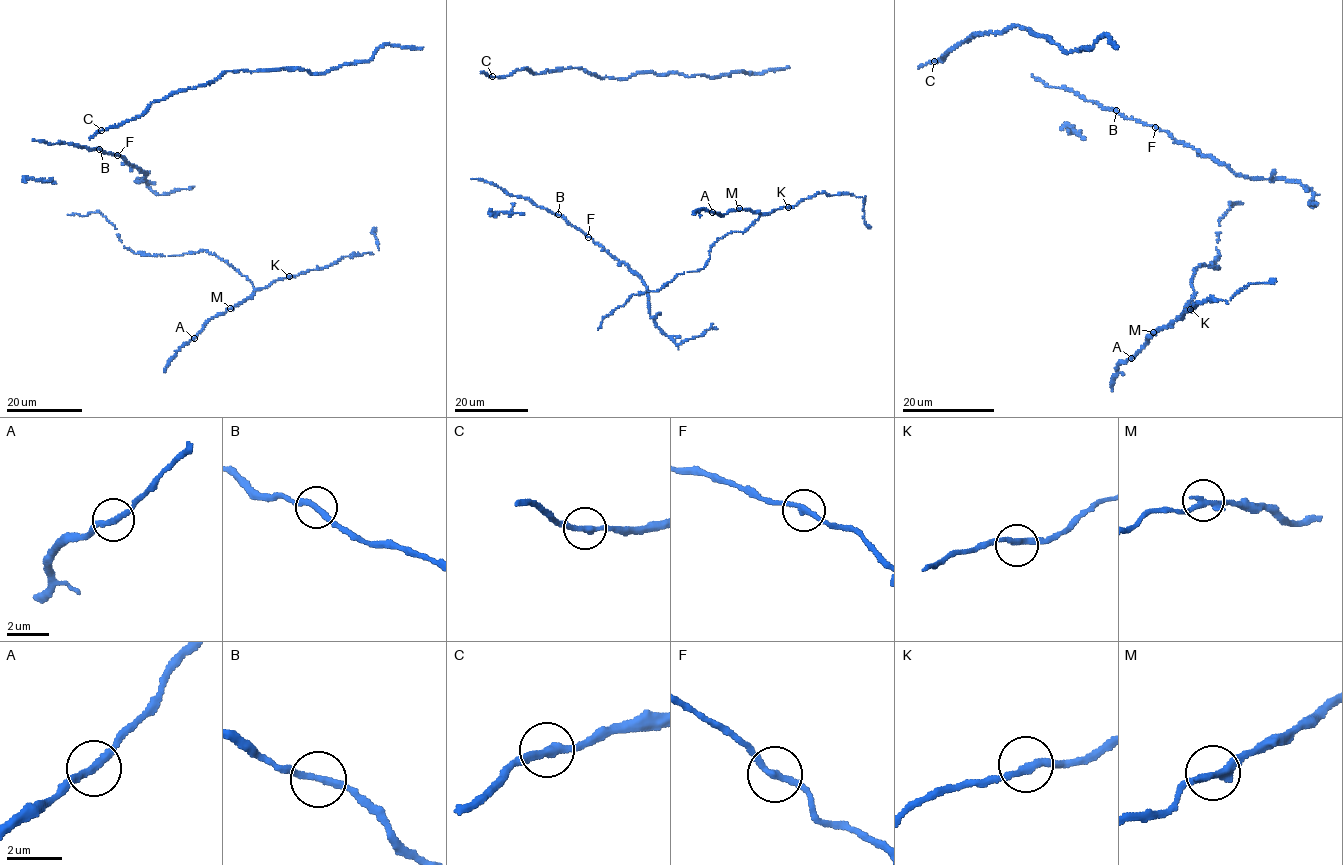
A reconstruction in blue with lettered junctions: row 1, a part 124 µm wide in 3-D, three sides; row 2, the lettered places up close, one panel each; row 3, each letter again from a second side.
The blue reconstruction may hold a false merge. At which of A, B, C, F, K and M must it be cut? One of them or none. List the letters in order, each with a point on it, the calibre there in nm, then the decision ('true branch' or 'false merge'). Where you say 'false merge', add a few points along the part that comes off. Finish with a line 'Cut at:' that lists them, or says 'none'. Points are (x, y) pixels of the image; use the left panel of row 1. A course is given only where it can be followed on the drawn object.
A: (194, 338) | 240 nm | true branch
B: (99, 149) | 240 nm | true branch
C: (101, 130) | 280 nm | true branch
F: (117, 155) | 260 nm | true branch
K: (289, 276) | 240 nm | true branch
M: (230, 308) | 260 nm | true branch
Cut at: none

